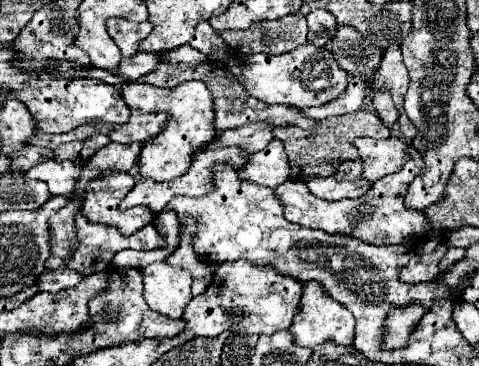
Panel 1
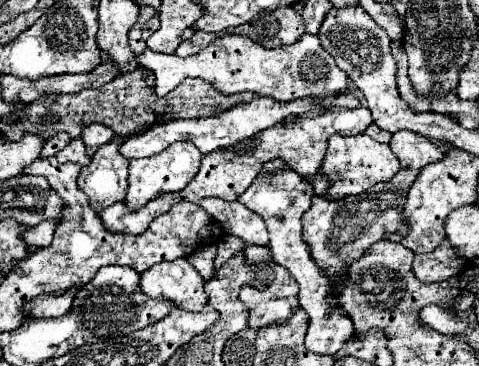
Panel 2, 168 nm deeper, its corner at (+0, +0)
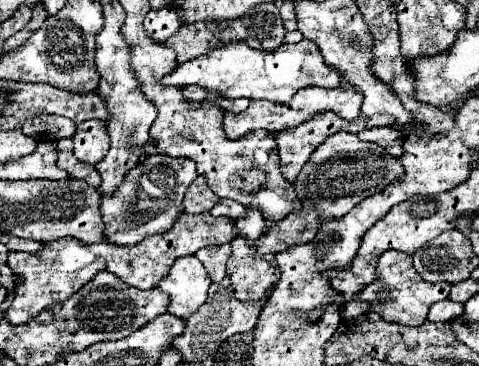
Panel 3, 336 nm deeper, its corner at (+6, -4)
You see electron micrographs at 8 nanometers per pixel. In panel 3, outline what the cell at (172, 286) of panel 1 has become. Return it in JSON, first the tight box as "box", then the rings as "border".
{"box":[156,256,210,318],"border":[[[182,256],[156,288],[170,296],[168,312],[172,316],[188,318],[206,302],[210,278],[196,256]]]}

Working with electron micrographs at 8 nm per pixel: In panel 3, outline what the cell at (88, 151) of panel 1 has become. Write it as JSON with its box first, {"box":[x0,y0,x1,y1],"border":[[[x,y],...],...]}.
{"box":[72,120,110,164],"border":[[[98,120],[82,122],[76,128],[72,142],[74,142],[74,156],[80,162],[86,162],[86,164],[100,162],[100,158],[106,156],[108,146],[110,146],[106,124]]]}

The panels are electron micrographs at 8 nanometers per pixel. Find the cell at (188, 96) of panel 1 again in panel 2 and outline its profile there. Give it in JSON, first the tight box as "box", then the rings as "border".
{"box":[124,142,202,212],"border":[[[176,142],[168,146],[162,154],[156,154],[152,158],[140,158],[130,162],[130,176],[128,176],[128,194],[124,198],[124,204],[130,212],[144,208],[150,200],[168,194],[168,192],[180,192],[186,188],[186,184],[198,174],[202,162],[200,150],[192,142]]]}

